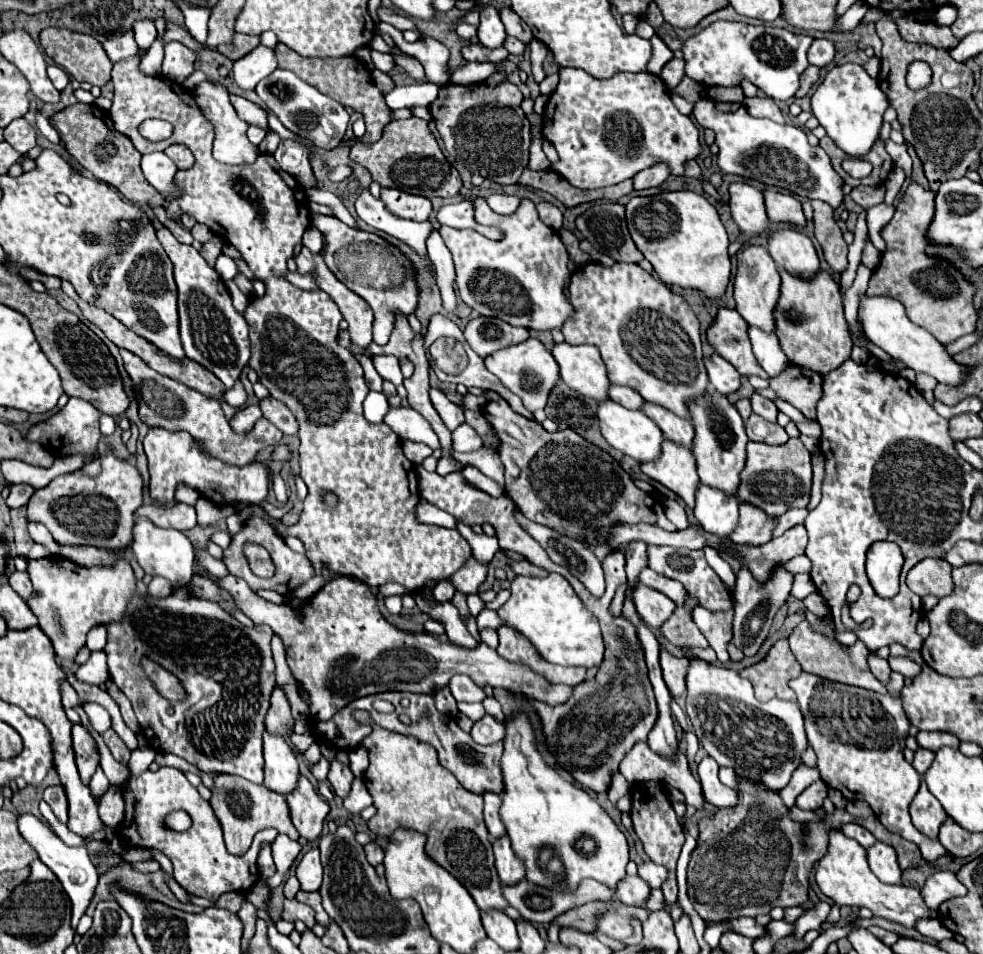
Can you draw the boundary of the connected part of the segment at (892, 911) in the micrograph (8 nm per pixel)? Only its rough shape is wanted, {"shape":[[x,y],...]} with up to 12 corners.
{"shape":[[829,834],[817,884],[837,906],[915,928],[929,918],[920,890],[883,884],[867,850]]}

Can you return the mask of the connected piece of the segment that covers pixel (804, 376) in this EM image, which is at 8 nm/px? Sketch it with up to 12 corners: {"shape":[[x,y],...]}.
{"shape":[[791,364],[769,379],[776,395],[815,418],[821,376]]}

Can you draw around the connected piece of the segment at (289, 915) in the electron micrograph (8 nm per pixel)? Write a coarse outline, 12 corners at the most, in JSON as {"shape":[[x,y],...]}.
{"shape":[[285,900],[283,918],[315,926],[313,910],[301,902]]}

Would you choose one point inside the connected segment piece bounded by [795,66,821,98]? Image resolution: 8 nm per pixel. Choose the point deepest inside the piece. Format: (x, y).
(811, 76)

